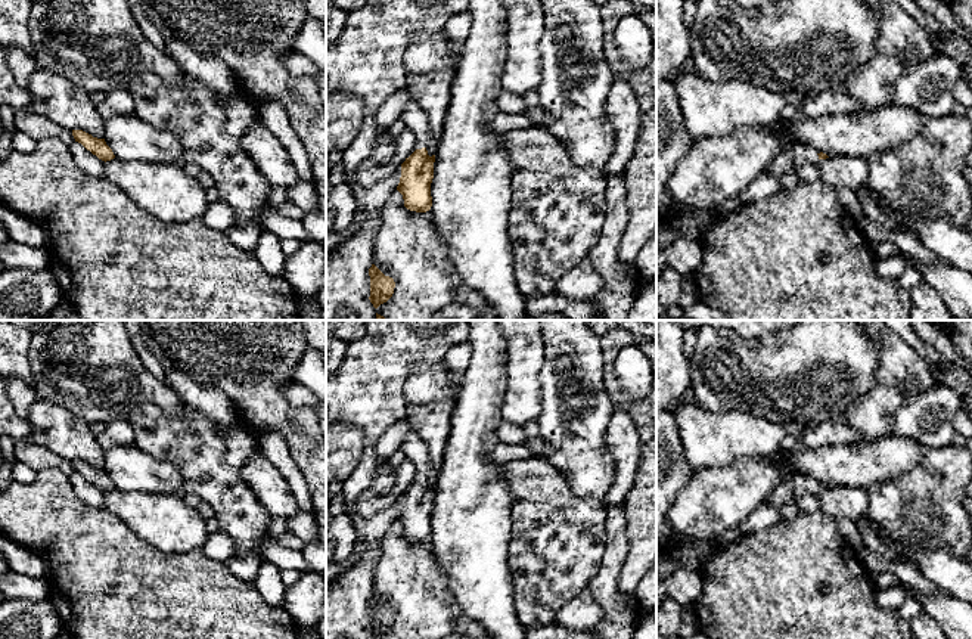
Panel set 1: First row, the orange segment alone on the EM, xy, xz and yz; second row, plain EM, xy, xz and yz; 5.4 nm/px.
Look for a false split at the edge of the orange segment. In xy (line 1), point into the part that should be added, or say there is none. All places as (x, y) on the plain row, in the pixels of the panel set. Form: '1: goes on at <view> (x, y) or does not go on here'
1: does not go on here

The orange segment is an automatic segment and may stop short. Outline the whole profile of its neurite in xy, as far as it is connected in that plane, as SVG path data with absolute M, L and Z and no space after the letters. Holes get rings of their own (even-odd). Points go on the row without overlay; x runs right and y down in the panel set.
M72 460L75 472L81 474L87 481L96 486L102 491L111 491L115 488L112 480L106 475L105 469L93 468L83 460Z

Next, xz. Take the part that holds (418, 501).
M416 432L406 435L403 452L417 468L417 480L401 494L397 521L403 525L404 537L410 542L426 543L432 537L431 514L434 509L435 486L429 487L426 472L429 453Z

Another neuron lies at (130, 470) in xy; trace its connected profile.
M117 446L105 452L105 472L117 490L153 494L177 494L181 488L178 468L134 446Z

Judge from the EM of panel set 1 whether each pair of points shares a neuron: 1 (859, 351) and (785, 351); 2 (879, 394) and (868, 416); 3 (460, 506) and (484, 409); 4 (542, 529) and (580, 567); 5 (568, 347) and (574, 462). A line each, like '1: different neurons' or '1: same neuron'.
1: same neuron
2: same neuron
3: same neuron
4: same neuron
5: same neuron

